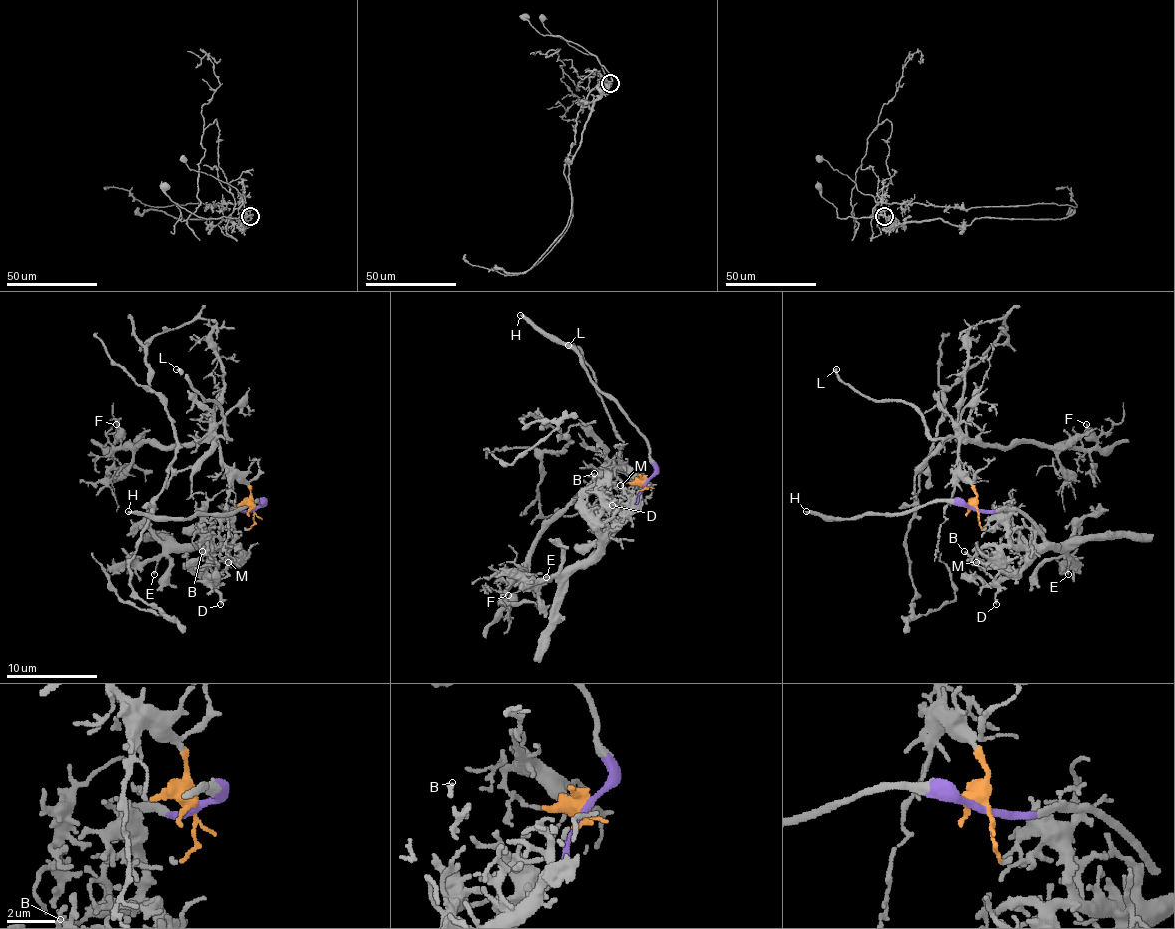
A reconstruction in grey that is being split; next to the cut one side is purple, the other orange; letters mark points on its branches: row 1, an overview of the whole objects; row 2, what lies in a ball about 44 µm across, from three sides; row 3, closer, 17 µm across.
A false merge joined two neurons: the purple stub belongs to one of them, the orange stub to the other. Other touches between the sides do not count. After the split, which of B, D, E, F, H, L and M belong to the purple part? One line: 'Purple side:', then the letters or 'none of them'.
Purple side: B, D, E, H, M

